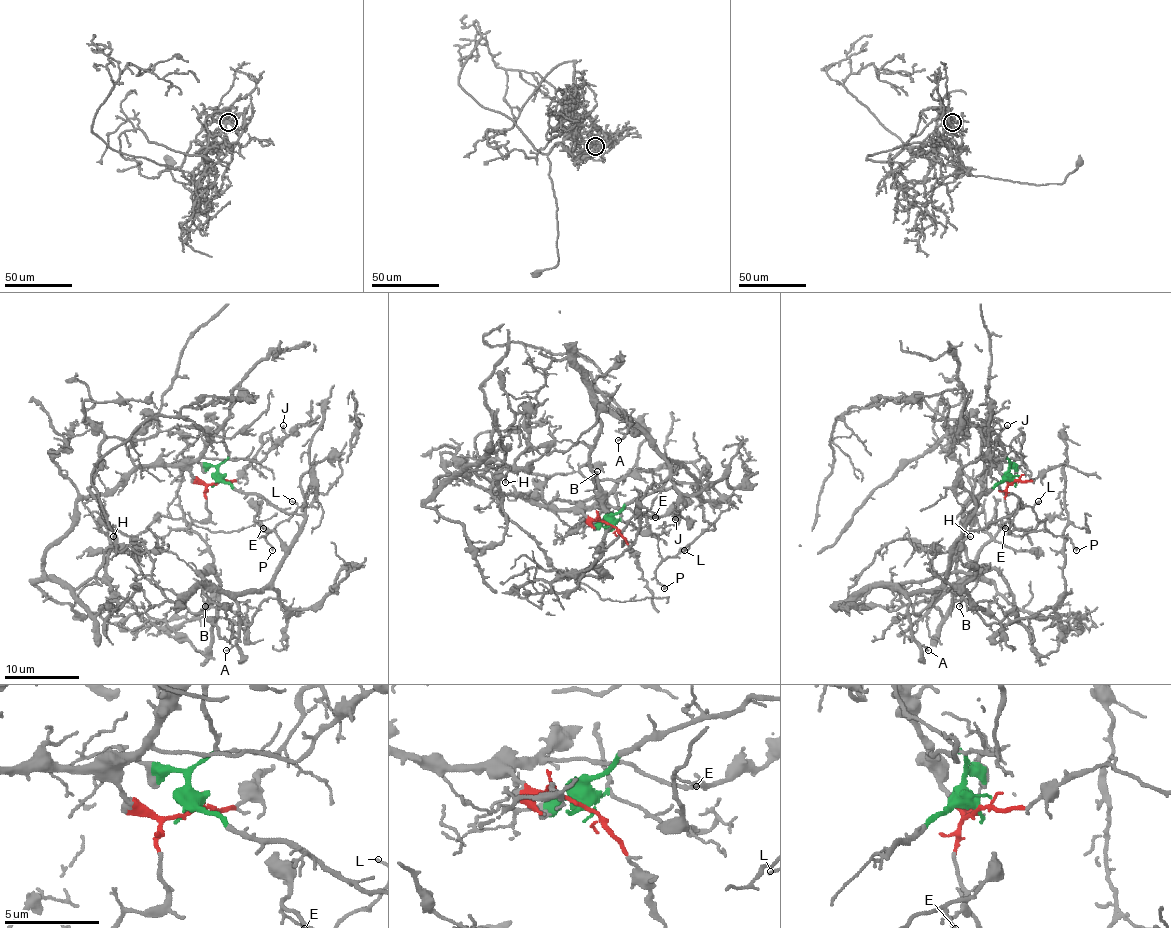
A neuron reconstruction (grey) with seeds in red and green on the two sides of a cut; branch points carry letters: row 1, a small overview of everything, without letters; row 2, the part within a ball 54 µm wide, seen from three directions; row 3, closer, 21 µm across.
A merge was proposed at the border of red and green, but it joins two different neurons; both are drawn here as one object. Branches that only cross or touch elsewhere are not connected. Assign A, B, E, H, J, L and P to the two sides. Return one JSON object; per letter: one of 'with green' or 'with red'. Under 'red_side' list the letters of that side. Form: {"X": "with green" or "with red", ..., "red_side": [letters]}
{"A": "with green", "B": "with green", "E": "with green", "H": "with red", "J": "with red", "L": "with green", "P": "with green", "red_side": ["H", "J"]}

